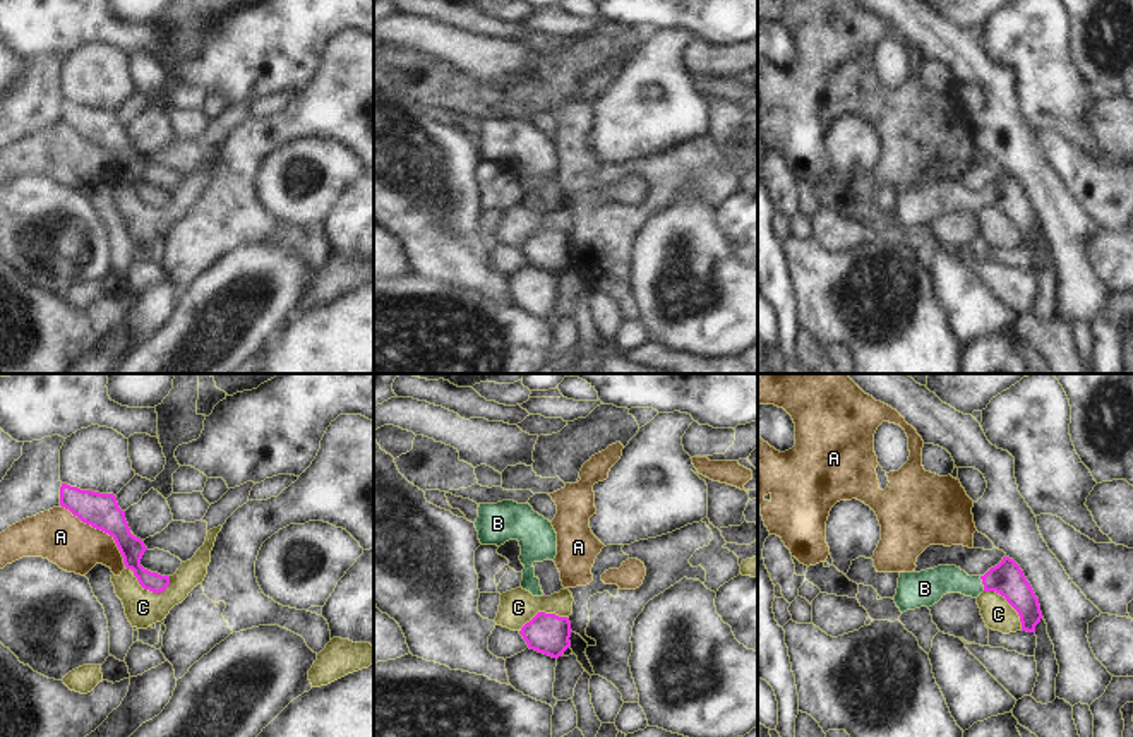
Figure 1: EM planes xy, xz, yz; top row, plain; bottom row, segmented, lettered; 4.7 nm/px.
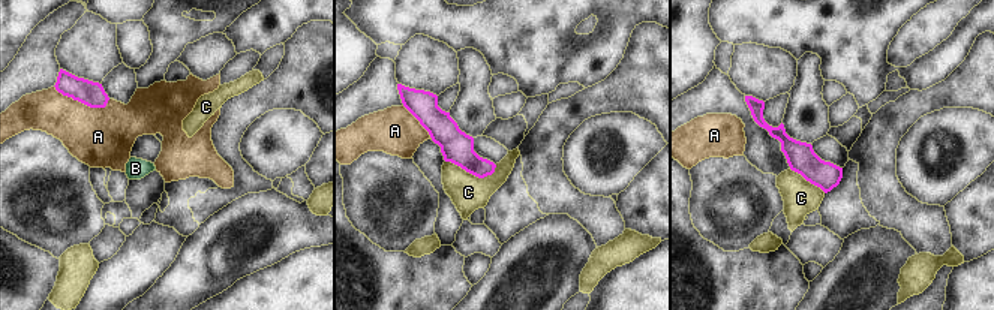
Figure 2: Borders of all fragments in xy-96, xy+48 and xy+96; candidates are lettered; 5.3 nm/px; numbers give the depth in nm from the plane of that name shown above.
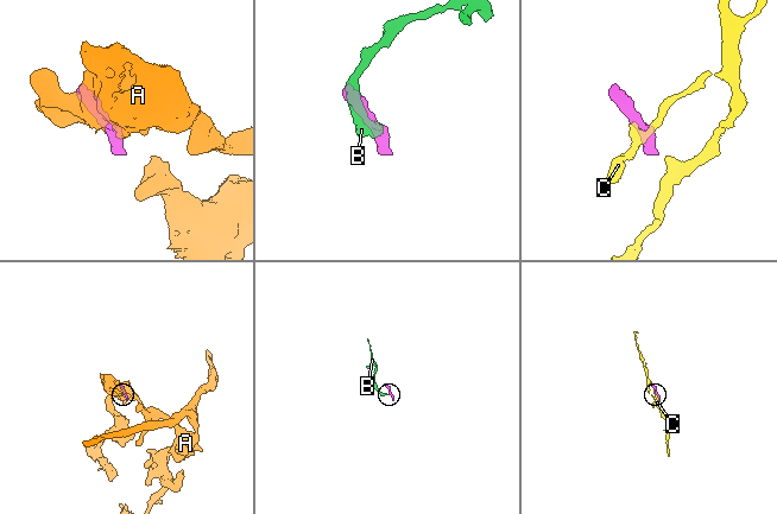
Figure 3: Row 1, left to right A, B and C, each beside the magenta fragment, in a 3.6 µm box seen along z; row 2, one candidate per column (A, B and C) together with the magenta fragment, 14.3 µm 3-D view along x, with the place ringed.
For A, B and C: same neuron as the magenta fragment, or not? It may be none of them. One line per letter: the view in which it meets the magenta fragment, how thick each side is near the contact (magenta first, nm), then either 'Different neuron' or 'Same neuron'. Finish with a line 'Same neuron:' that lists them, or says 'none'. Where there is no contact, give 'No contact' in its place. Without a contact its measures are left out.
A: Touches magenta in xy. Thickness 170 nm (magenta) against 240 nm. Different neuron
B: Touches magenta in yz. Thickness 160 nm (magenta) against 150 nm. Same neuron
C: Touches magenta in yz. Thickness 160 nm (magenta) against 150 nm. Different neuron
Same neuron: B

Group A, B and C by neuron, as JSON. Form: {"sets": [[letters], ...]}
{"sets": [["A"], ["B"], ["C"]]}

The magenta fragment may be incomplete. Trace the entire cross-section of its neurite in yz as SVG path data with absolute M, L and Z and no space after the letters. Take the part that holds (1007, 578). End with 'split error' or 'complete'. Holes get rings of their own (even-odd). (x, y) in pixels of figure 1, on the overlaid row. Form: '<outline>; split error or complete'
M1010 559L991 567L984 576L968 576L956 566L938 566L920 572L900 572L895 603L900 612L932 607L946 593L977 598L982 591L996 591L1018 612L1022 631L1035 632L1042 619L1039 598L1020 566Z; split error

